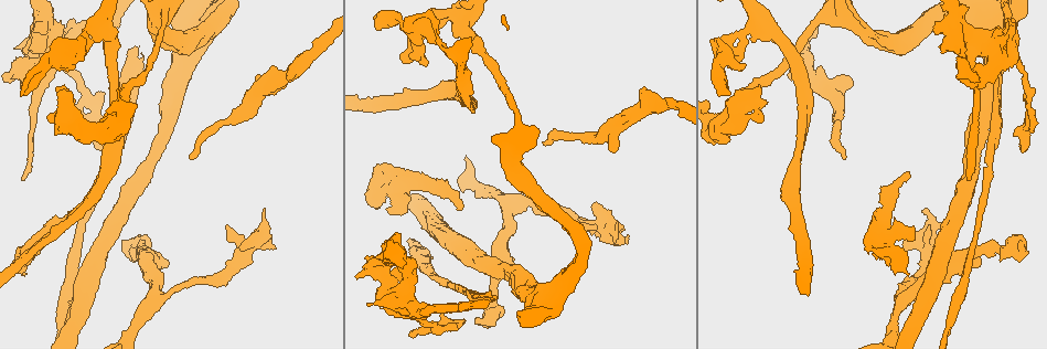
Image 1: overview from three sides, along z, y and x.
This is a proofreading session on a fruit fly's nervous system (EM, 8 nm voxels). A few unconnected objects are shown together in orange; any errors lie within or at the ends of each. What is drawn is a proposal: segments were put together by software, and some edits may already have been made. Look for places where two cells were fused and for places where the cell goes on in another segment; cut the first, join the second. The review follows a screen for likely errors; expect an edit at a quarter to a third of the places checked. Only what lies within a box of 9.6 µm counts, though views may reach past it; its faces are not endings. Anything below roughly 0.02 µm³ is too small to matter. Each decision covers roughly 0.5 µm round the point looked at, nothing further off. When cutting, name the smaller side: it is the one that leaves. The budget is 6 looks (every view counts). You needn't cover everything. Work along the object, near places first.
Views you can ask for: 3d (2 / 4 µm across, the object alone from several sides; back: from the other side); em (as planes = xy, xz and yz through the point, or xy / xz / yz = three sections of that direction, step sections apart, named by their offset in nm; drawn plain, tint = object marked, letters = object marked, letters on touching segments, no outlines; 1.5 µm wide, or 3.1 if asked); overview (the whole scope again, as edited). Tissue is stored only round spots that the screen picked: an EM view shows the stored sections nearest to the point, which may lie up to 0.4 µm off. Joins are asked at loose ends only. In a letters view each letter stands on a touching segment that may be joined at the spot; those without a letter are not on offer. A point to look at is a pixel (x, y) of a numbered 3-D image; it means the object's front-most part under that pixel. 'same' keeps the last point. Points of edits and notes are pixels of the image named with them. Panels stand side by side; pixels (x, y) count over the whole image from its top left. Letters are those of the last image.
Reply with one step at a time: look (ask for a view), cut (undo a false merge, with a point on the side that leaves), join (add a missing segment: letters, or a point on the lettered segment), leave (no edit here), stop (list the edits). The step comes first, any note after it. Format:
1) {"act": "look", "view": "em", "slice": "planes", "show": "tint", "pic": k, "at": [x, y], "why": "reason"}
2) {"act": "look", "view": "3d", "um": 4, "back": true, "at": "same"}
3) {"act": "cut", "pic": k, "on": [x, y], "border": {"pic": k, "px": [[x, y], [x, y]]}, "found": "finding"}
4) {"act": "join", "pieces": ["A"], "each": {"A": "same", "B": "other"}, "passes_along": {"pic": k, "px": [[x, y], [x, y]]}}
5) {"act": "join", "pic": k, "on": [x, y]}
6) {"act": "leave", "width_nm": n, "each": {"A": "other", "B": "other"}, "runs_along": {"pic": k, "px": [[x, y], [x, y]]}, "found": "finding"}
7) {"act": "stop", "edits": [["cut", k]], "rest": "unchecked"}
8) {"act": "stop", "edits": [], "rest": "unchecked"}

{"act": "look", "view": "3d", "um": 2, "pic": 1, "at": [75, 102], "why": "an open end"}

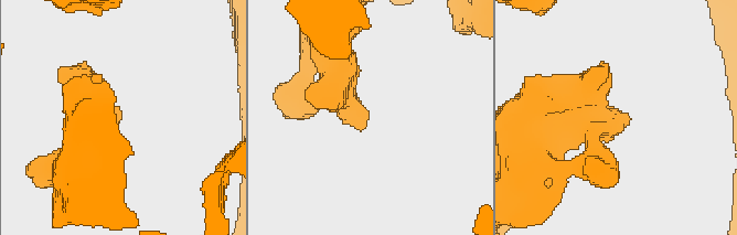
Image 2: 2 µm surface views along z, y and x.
{"act": "look", "view": "em", "slice": "planes", "show": "plain", "pic": 2, "at": [628, 117]}

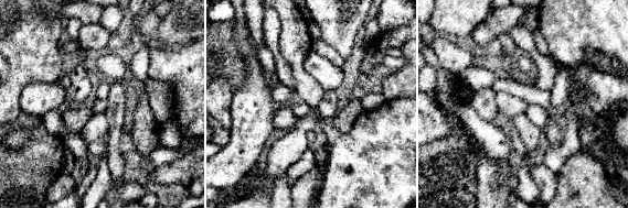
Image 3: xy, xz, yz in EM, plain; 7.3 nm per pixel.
{"act": "look", "view": "em", "slice": "planes", "show": "letters", "at": "same", "why": "what lies round it"}

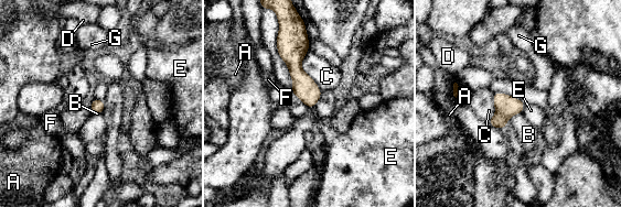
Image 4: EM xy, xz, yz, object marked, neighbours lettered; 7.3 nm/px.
{"act": "leave", "longest_contact_nm": ["C", 320], "each": {"A": "other", "B": "other", "C": "other", "D": "other", "E": "other", "F": "other", "G": "other"}, "border": {"pic": 4, "px": [[89, 104], [89, 112], [92, 115]]}, "found": "no lettered segment goes on from it"}

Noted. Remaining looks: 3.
{"act": "look", "view": "em", "slice": "planes", "show": "tint", "pic": 1, "at": [595, 140], "why": "sudden change in width"}

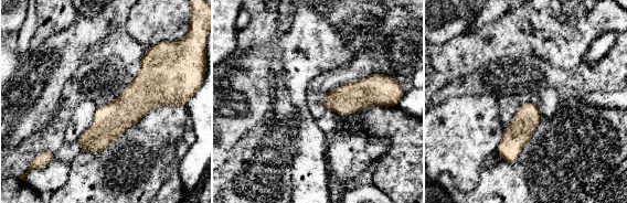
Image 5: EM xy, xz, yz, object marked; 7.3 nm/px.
{"act": "look", "view": "em", "slice": "planes", "show": "letters", "at": "same", "why": "see the neighbours"}

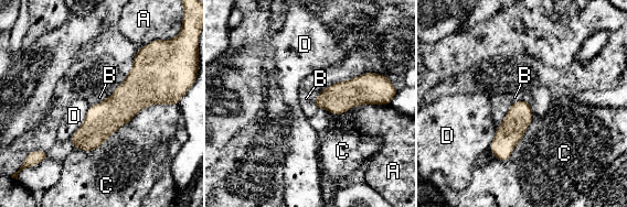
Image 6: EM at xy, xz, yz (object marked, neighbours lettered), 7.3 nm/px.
{"act": "leave", "longest_contact_nm": ["C", 550], "each": {"A": "other", "B": "other", "C": "other", "D": "other"}, "border": {"pic": 6, "px": [[177, 104], [151, 104], [109, 135]]}, "found": "continuous, no second cell"}

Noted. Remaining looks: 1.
{"act": "stop", "edits": [], "rest": "unchecked"}

